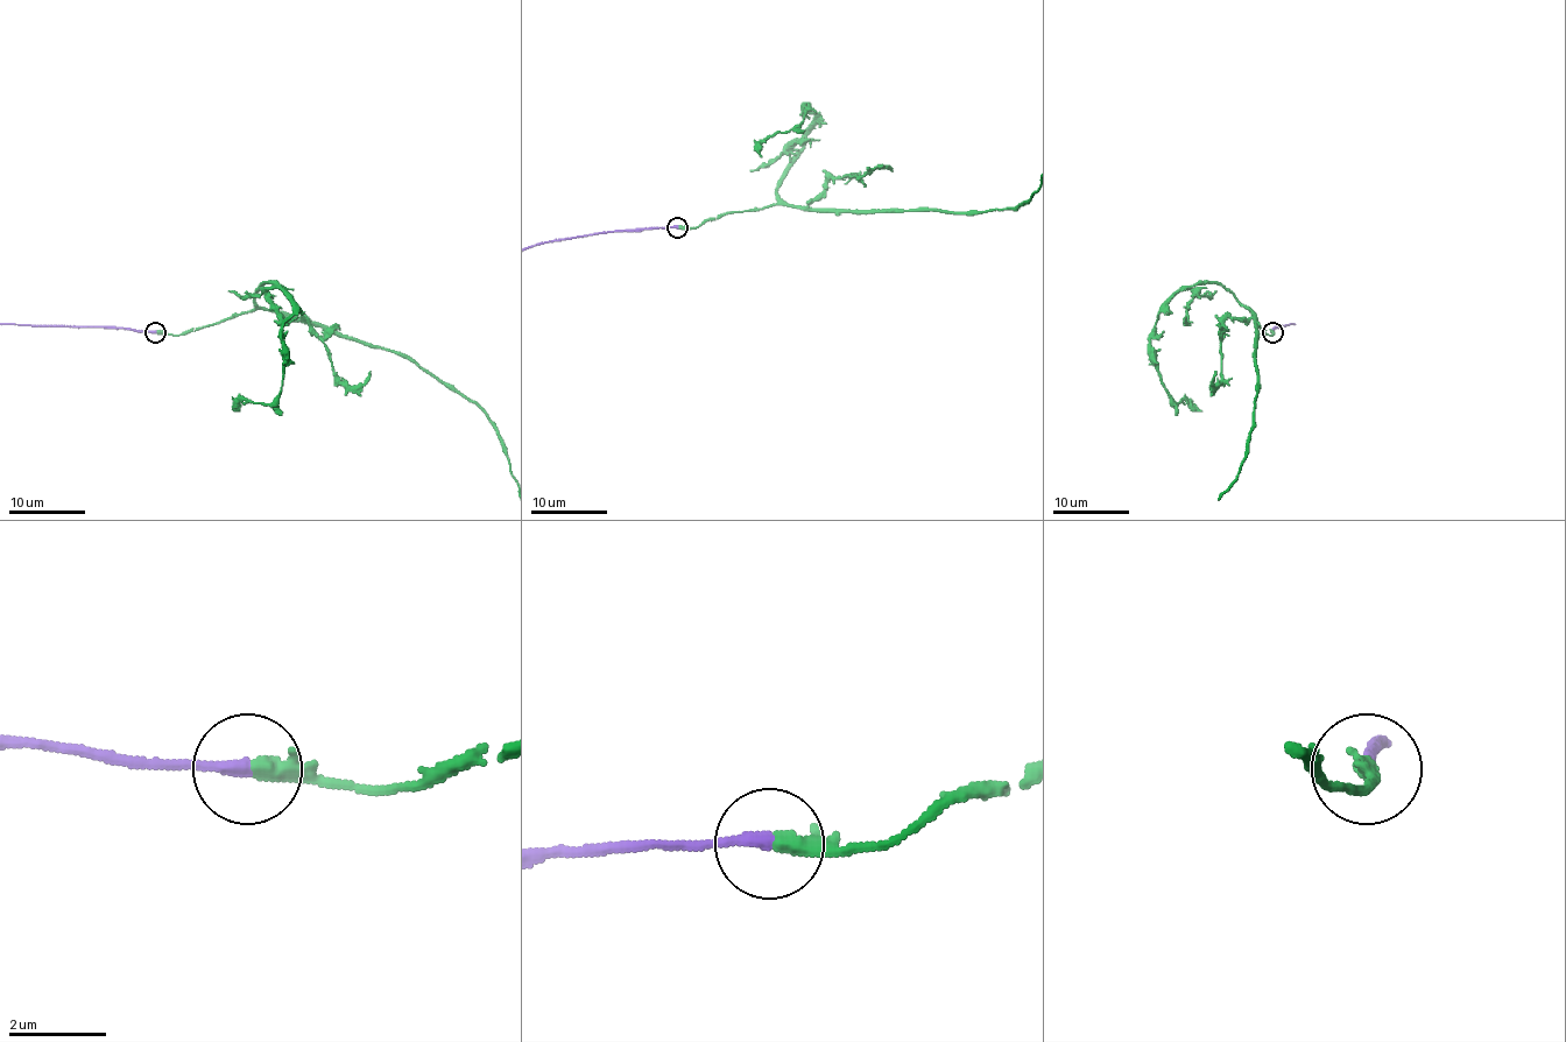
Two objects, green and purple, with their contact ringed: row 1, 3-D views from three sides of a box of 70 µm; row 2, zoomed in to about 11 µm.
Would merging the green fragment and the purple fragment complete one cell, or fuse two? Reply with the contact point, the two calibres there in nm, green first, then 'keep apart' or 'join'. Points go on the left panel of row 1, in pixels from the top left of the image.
(155, 332) | 400/280 nm | join

